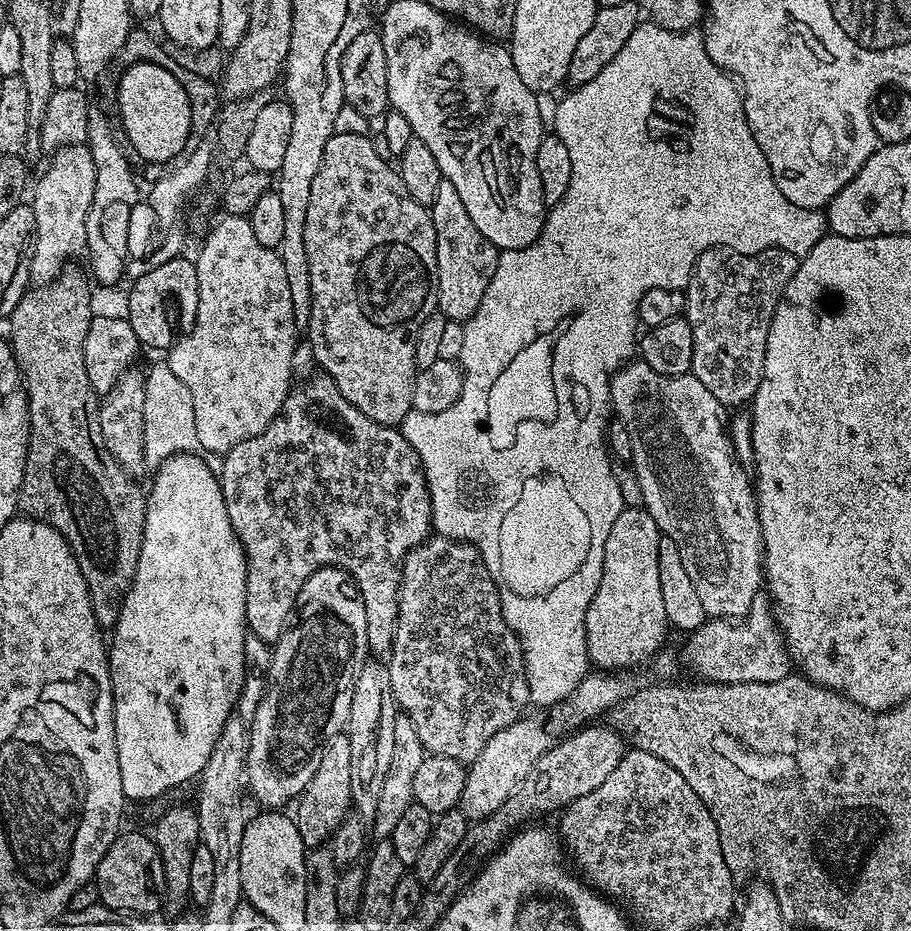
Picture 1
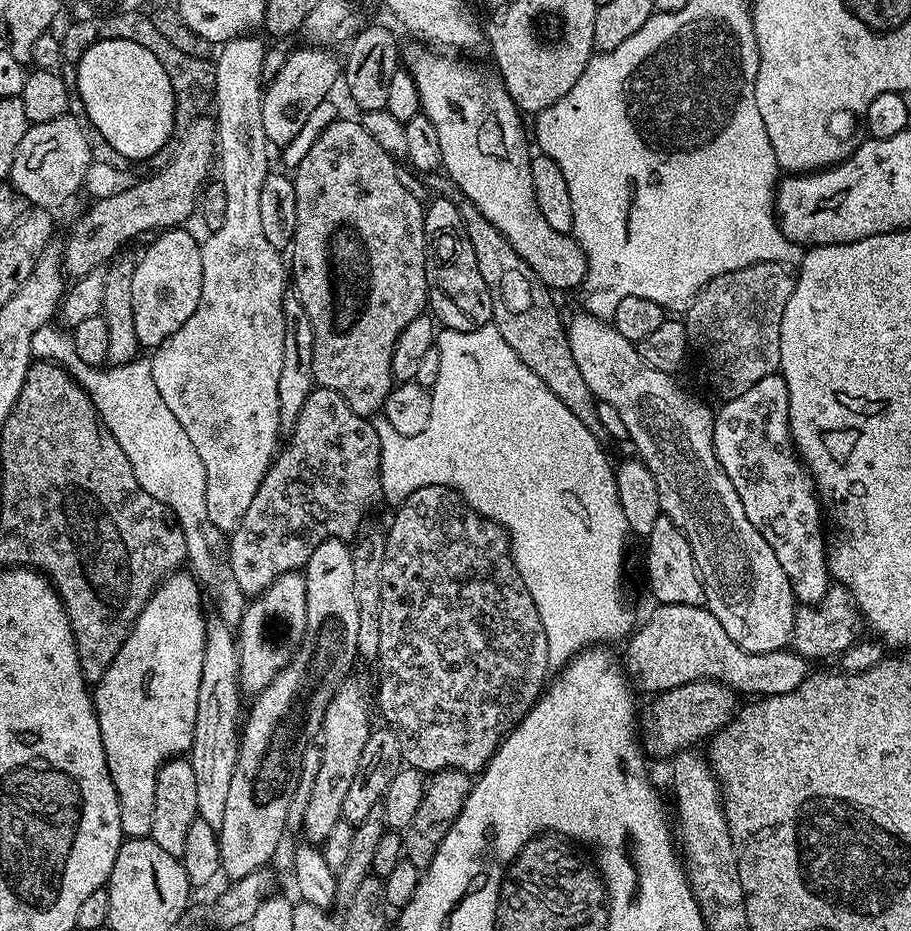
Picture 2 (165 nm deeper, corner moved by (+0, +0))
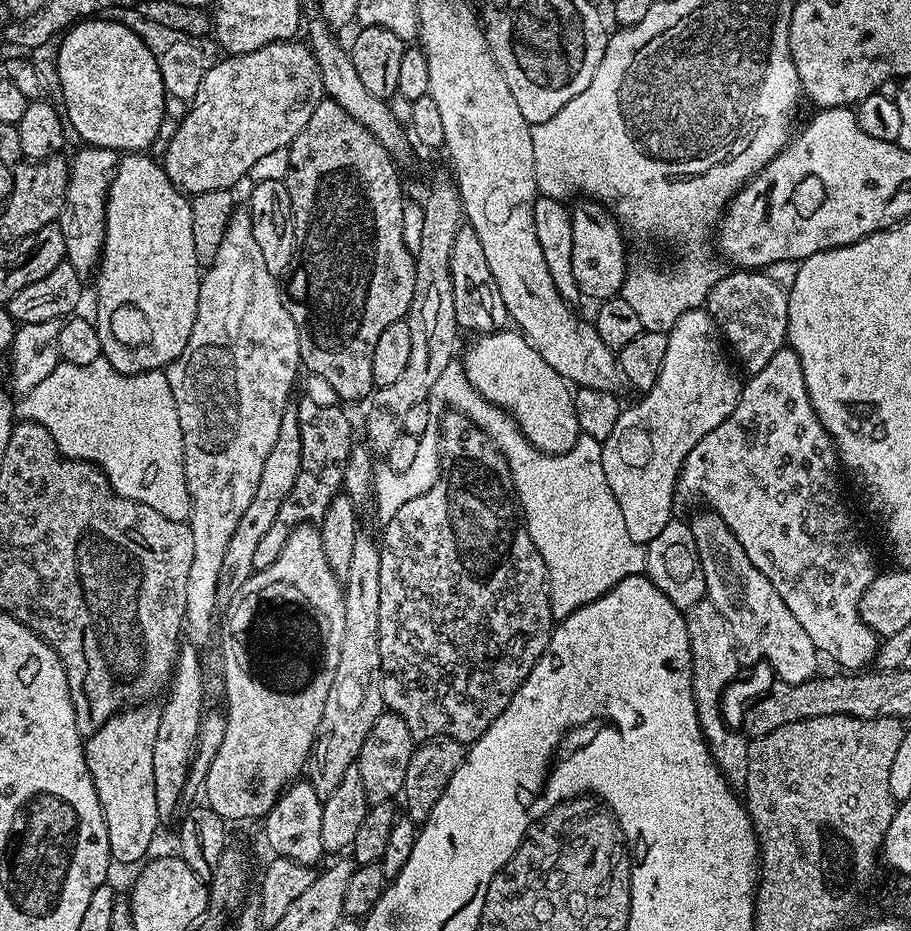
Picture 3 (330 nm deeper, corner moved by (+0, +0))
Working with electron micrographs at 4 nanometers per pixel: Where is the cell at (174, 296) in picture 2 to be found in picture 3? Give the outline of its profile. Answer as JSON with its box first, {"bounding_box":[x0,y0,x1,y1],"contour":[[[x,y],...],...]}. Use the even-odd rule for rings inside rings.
{"bounding_box":[94,152,202,376],"contour":[[[144,152],[124,154],[116,161],[116,172],[108,187],[108,209],[104,219],[104,249],[100,255],[100,266],[94,273],[96,280],[96,316],[94,323],[98,330],[98,342],[100,343],[100,355],[110,362],[110,366],[116,372],[127,376],[133,376],[139,372],[154,372],[167,369],[186,350],[186,342],[190,342],[190,330],[194,330],[194,318],[198,314],[198,294],[202,279],[202,265],[194,250],[194,229],[190,226],[190,214],[192,213],[192,201],[185,193],[176,188],[170,182],[163,163],[159,159],[151,160]]]}

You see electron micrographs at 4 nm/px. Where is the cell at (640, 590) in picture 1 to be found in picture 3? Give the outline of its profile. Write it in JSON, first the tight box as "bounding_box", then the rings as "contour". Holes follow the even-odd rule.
{"bounding_box":[600,307,742,538],"contour":[[[699,307],[682,314],[682,318],[678,318],[676,325],[668,329],[667,334],[666,359],[662,362],[662,374],[658,374],[658,382],[654,382],[651,390],[639,397],[637,404],[632,404],[629,408],[627,405],[621,411],[618,422],[614,422],[610,438],[600,444],[602,470],[606,470],[610,494],[614,494],[618,510],[622,510],[626,530],[637,538],[657,536],[674,519],[672,503],[678,497],[678,477],[684,459],[688,457],[690,450],[694,450],[698,441],[710,434],[710,430],[722,426],[722,422],[730,418],[734,406],[738,406],[740,401],[742,380],[732,373],[729,353],[708,311]]]}

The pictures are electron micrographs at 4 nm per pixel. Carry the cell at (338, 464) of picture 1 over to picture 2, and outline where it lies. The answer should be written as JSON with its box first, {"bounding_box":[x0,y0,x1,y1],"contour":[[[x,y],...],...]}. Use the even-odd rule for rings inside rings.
{"bounding_box":[226,387,382,598],"contour":[[[313,387],[310,398],[306,398],[306,406],[302,406],[302,414],[298,414],[298,422],[294,426],[294,430],[287,437],[288,445],[279,449],[278,455],[273,459],[272,464],[268,467],[268,472],[262,478],[262,482],[258,486],[258,494],[254,494],[254,502],[250,502],[250,506],[246,509],[246,514],[242,514],[242,522],[230,533],[230,539],[226,544],[228,553],[228,562],[230,570],[234,574],[234,582],[238,582],[238,590],[242,590],[245,597],[255,598],[261,596],[275,582],[279,576],[286,575],[287,572],[300,572],[304,565],[308,563],[310,554],[314,554],[314,550],[322,542],[327,540],[344,540],[346,534],[344,532],[352,532],[364,520],[364,515],[371,510],[377,503],[382,500],[380,491],[380,443],[378,442],[378,434],[374,430],[372,420],[354,414],[354,410],[350,410],[350,406],[346,406],[346,402],[337,392],[329,388]]]}

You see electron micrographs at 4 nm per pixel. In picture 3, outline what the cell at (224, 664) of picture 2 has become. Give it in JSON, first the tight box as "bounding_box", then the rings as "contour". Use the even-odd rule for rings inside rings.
{"bounding_box":[166,207,301,646],"contour":[[[237,207],[226,226],[226,238],[222,240],[218,254],[203,273],[198,314],[194,318],[194,330],[190,330],[190,342],[186,342],[186,350],[182,350],[166,369],[170,394],[174,394],[174,406],[182,426],[184,473],[190,494],[190,514],[186,523],[190,534],[194,534],[194,563],[190,566],[190,578],[186,578],[184,623],[187,639],[197,646],[204,646],[216,632],[222,558],[242,513],[250,507],[250,502],[254,502],[262,465],[278,439],[278,426],[282,426],[282,414],[290,402],[288,394],[296,380],[296,371],[301,368],[298,330],[294,318],[288,313],[281,281],[266,270],[247,207]]]}

